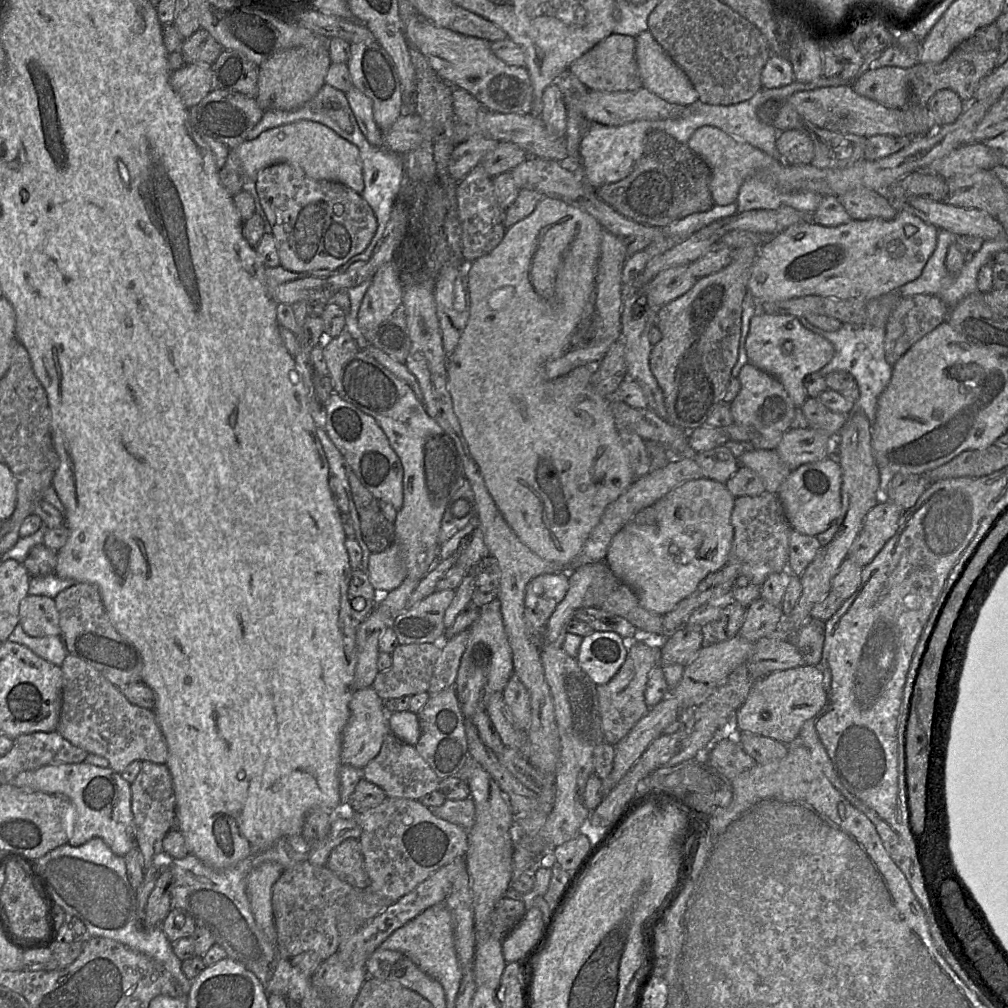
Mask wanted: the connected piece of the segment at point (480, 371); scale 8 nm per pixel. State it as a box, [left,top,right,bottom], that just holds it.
[446,197,635,563]

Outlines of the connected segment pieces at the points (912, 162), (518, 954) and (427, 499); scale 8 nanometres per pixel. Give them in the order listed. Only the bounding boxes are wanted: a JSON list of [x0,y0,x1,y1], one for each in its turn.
[[688,100,996,206],[502,906,544,963],[318,330,465,579]]

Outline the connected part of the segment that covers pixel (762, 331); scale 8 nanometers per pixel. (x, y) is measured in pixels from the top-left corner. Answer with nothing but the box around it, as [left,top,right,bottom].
[745,312,835,407]

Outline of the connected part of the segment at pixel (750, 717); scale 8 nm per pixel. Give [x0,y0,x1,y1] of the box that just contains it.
[734,665,828,746]

